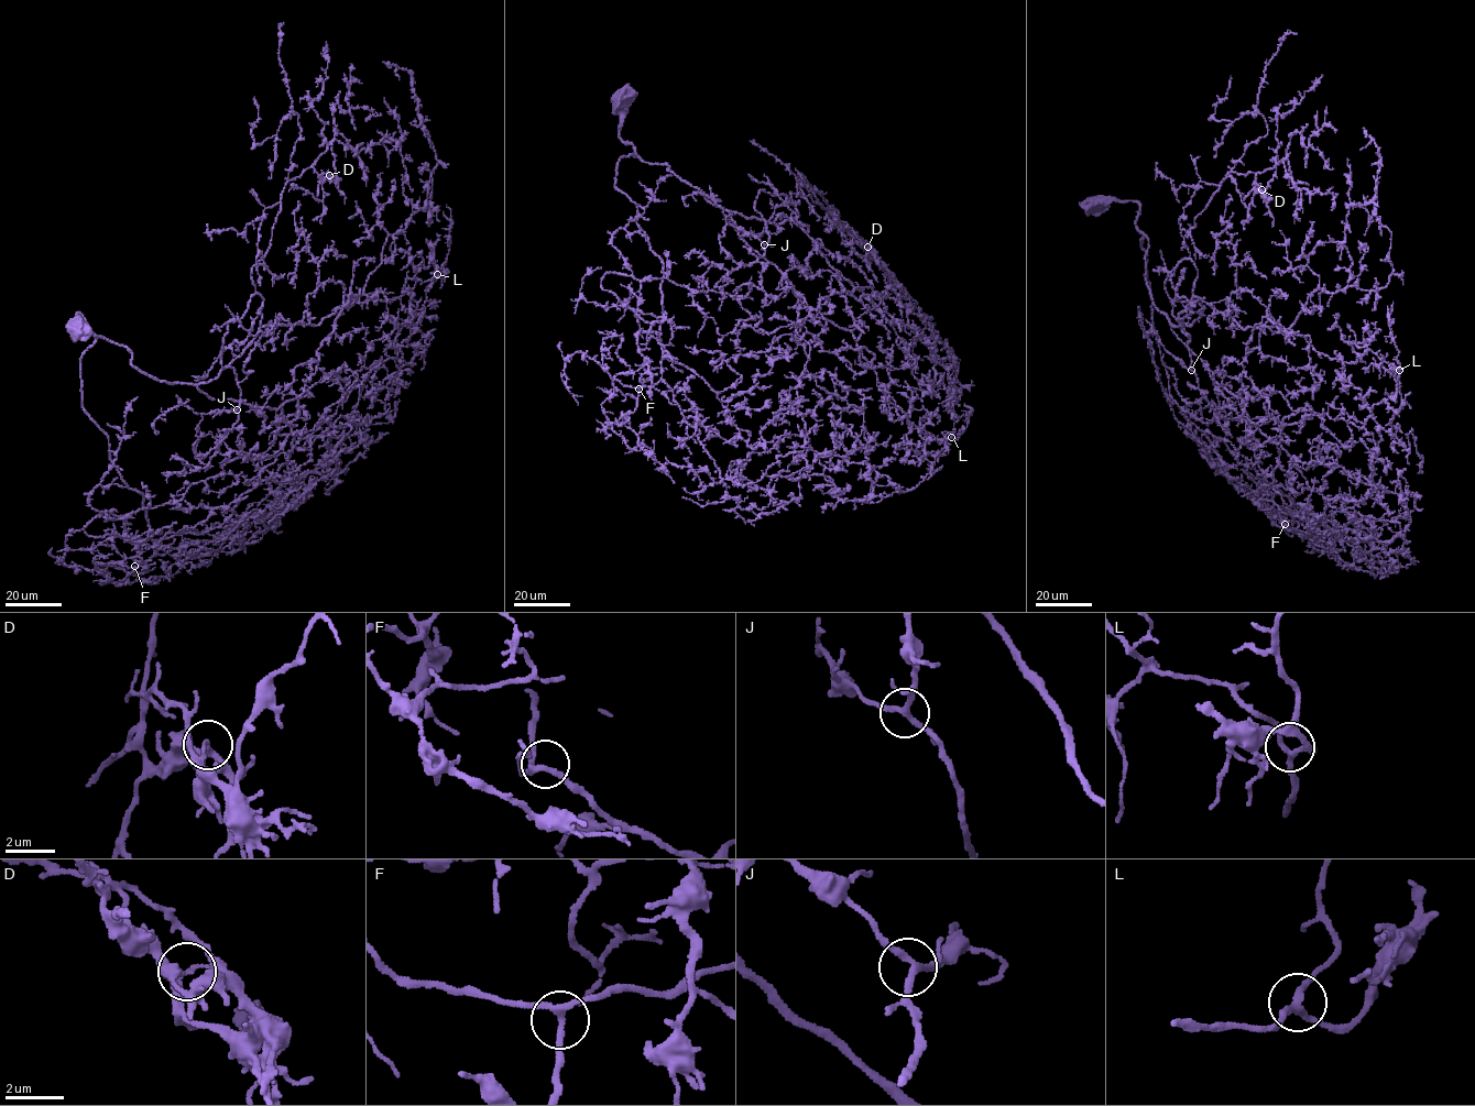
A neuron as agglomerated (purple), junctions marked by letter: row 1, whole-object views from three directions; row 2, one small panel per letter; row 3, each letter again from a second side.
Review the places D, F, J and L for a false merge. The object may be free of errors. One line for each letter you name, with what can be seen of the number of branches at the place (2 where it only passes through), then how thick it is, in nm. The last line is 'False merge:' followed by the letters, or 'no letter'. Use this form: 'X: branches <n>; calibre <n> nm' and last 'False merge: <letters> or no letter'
D: branches 3; calibre 190 nm
False merge: D

